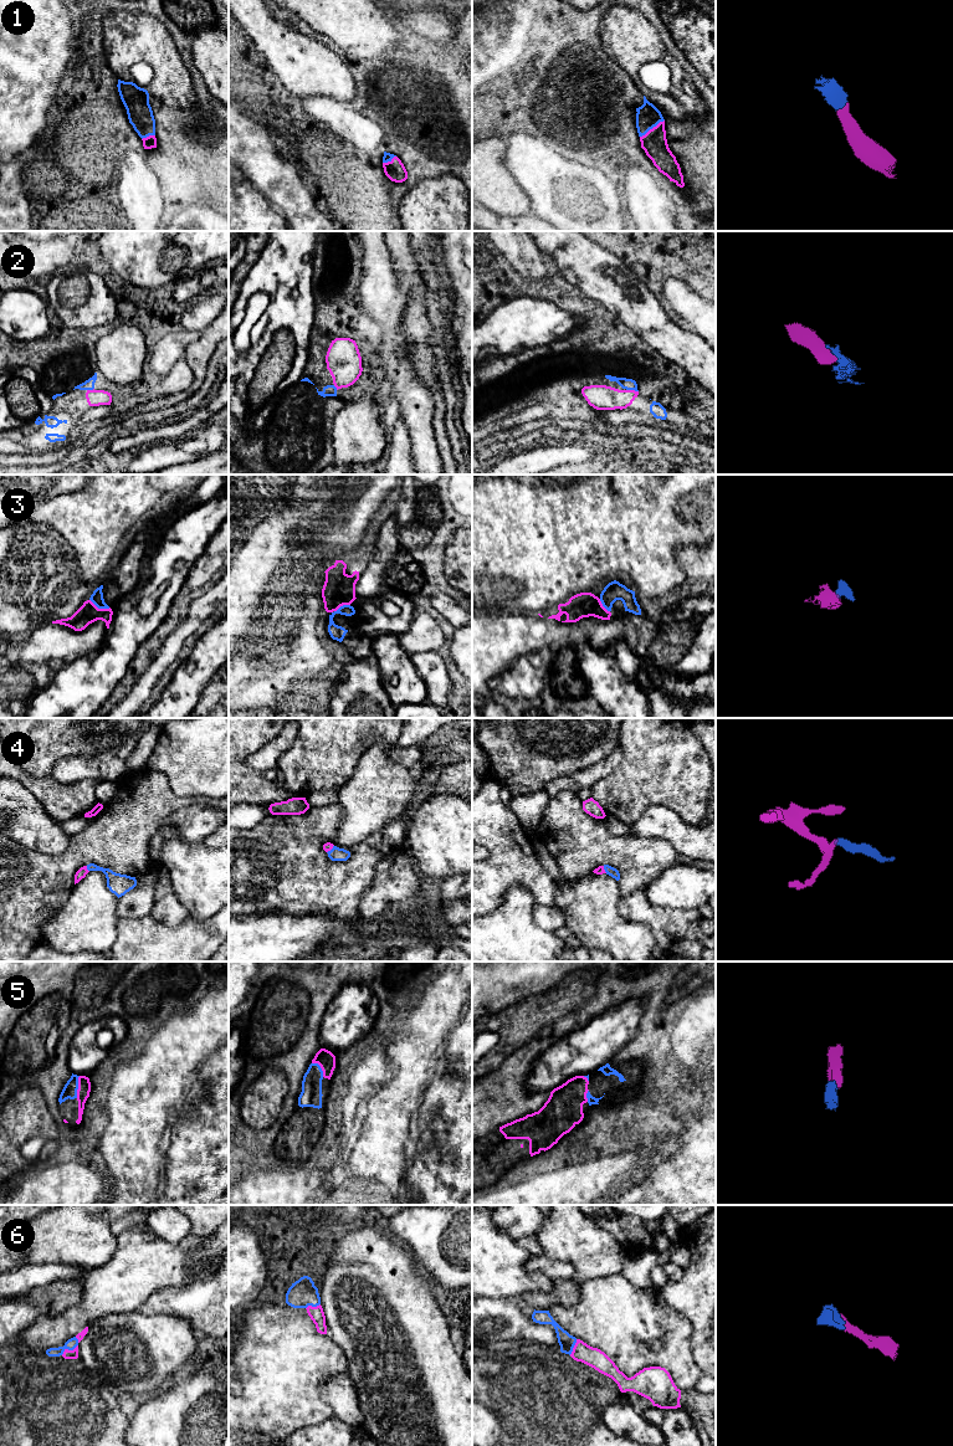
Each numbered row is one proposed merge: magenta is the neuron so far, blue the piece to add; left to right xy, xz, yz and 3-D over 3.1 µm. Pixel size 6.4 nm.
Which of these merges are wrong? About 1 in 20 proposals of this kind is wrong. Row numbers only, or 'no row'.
no row

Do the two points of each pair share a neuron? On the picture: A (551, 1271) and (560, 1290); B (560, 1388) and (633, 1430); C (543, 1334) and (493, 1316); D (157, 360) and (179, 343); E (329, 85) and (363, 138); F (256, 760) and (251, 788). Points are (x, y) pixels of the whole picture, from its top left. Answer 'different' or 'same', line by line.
A: different
B: different
C: same
D: same
E: different
F: different

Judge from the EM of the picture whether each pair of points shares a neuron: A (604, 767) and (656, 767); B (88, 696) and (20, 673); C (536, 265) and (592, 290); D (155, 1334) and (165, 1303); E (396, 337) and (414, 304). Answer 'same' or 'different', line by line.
A: different
B: different
C: different
D: different
E: different

